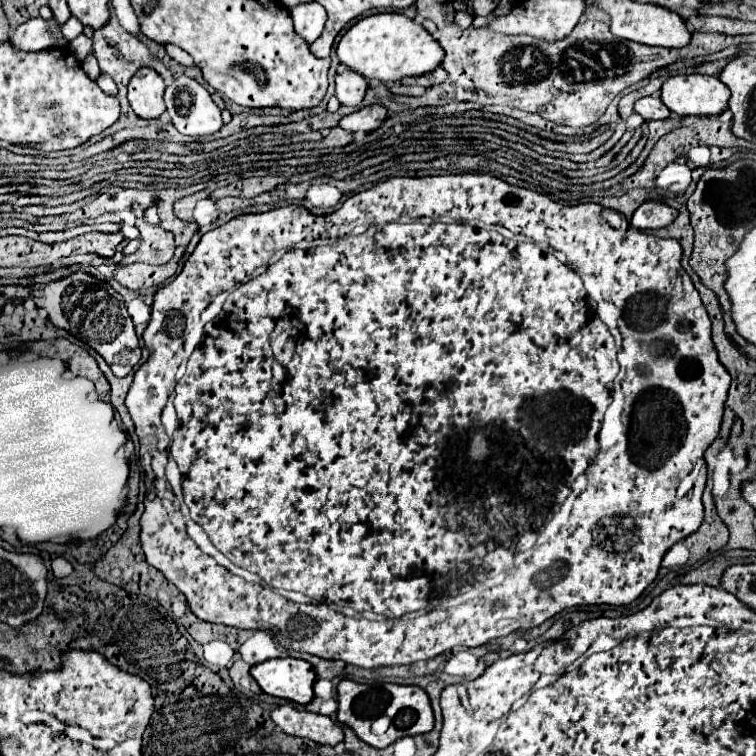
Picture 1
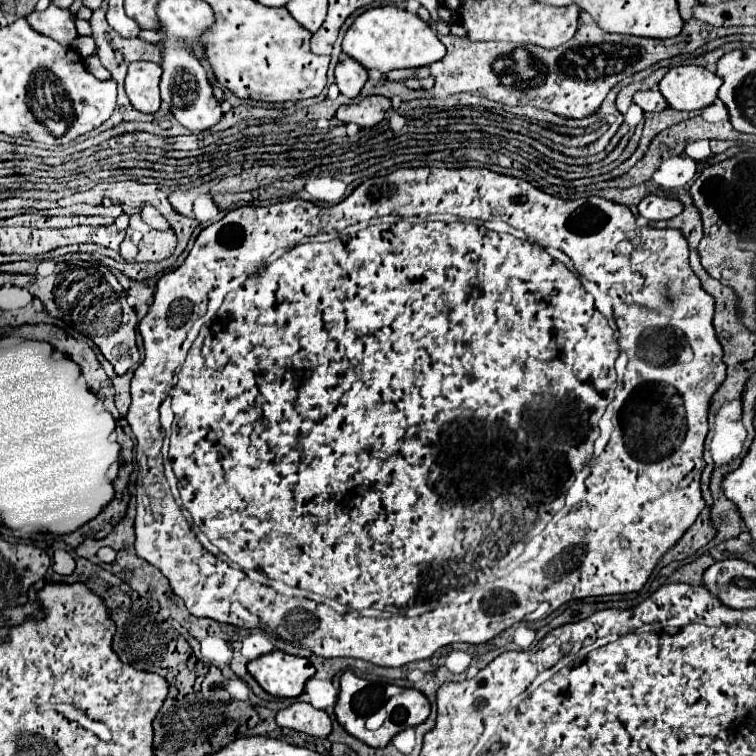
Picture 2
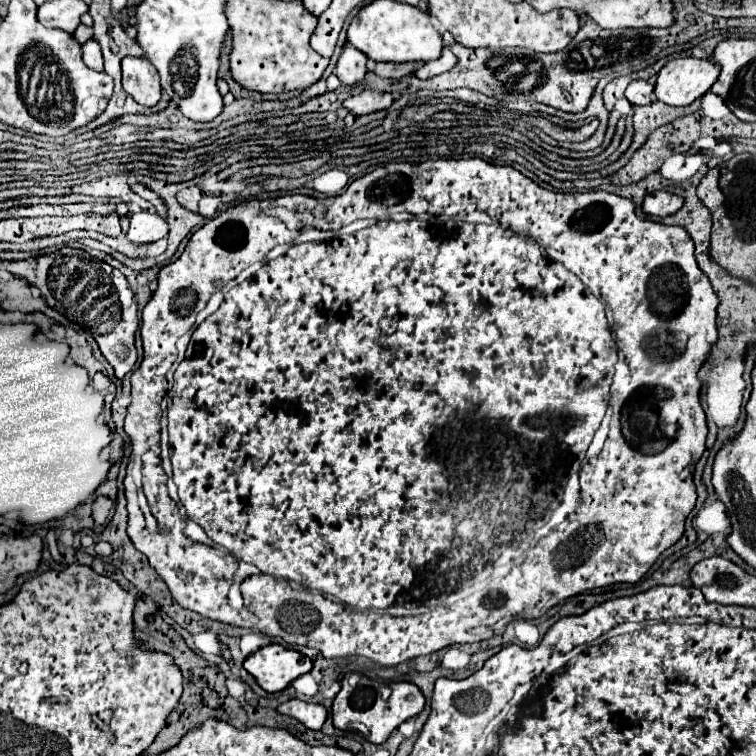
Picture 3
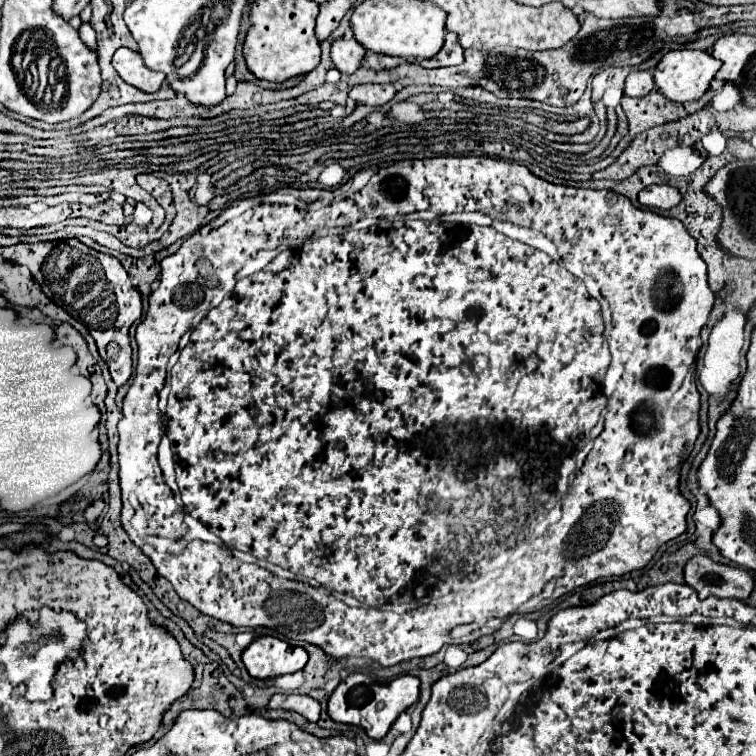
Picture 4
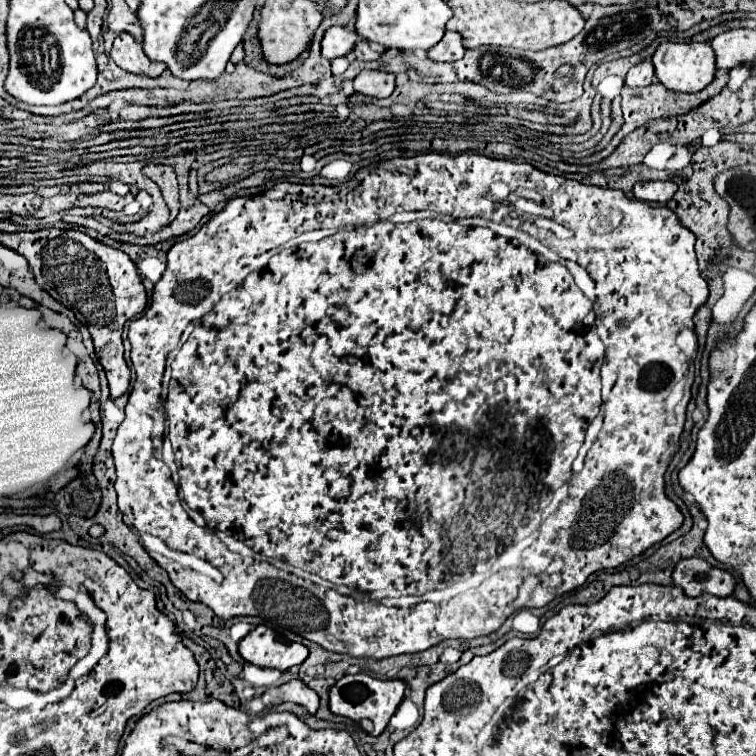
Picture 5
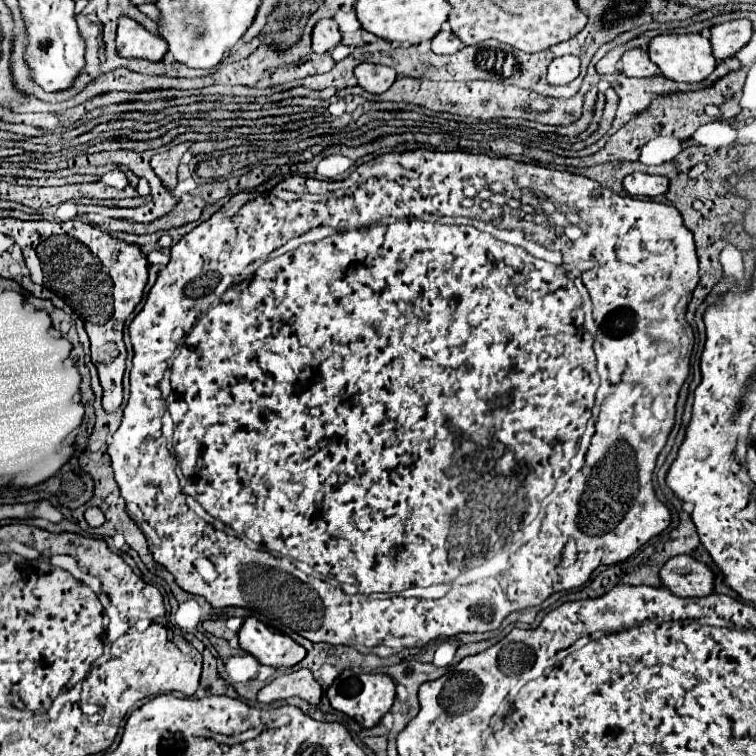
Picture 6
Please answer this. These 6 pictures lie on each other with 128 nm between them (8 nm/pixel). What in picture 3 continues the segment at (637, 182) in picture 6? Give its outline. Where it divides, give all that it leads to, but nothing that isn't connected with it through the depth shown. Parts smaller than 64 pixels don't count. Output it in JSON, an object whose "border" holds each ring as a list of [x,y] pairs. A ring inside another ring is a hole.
{"border":[[[664,190],[650,192],[644,198],[642,210],[650,216],[672,216],[682,208],[682,198]]]}

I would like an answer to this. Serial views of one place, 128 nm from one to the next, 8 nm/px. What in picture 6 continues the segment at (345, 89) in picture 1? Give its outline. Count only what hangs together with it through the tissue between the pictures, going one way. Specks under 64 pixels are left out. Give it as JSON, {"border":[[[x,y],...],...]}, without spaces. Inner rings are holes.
{"border":[[[320,20],[314,26],[312,32],[312,50],[316,54],[324,54],[328,50],[332,50],[334,46],[338,46],[342,42],[342,34],[338,30],[338,24],[334,20]]]}

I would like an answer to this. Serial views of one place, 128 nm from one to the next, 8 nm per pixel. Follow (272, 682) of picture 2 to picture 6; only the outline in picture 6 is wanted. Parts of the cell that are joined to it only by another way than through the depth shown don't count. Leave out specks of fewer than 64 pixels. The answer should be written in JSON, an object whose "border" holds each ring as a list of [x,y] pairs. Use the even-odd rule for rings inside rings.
{"border":[[[252,616],[246,618],[240,628],[238,640],[242,650],[252,654],[260,664],[274,668],[292,668],[306,656],[306,650],[298,642],[274,632],[270,626]]]}

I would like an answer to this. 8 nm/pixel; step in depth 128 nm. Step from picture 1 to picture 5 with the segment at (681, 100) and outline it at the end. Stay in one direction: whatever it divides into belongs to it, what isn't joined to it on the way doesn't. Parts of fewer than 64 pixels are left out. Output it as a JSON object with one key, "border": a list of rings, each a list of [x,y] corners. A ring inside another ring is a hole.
{"border":[[[664,42],[652,56],[652,64],[656,68],[660,84],[664,84],[672,92],[700,92],[714,80],[716,74],[716,54],[706,42]]]}

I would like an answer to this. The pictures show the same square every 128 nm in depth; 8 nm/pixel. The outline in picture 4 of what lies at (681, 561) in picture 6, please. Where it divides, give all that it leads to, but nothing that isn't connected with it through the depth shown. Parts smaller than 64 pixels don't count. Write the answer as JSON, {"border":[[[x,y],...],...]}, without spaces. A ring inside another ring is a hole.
{"border":[[[694,556],[692,560],[688,560],[688,564],[684,568],[684,578],[686,578],[686,584],[692,586],[698,592],[700,600],[710,598],[710,596],[746,600],[752,594],[752,590],[754,590],[754,578],[752,578],[750,572],[746,572],[742,568],[736,568],[736,566],[714,562],[708,556]]]}

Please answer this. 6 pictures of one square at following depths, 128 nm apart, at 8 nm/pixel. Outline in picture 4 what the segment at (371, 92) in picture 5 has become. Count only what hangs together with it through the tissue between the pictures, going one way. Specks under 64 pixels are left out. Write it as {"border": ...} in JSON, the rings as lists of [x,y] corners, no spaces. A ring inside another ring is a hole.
{"border":[[[360,84],[350,90],[350,98],[366,106],[384,106],[394,98],[396,90],[392,84]]]}

